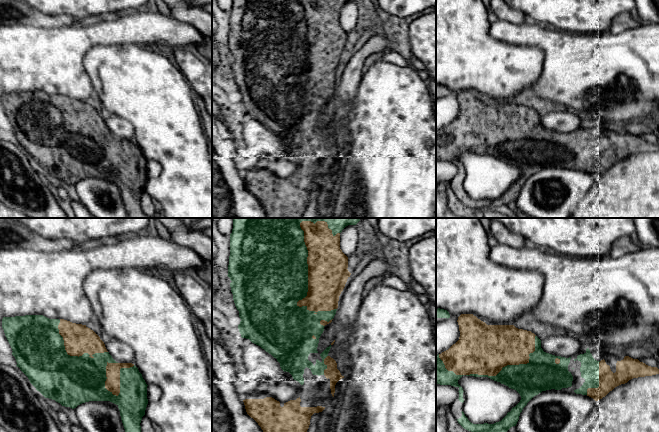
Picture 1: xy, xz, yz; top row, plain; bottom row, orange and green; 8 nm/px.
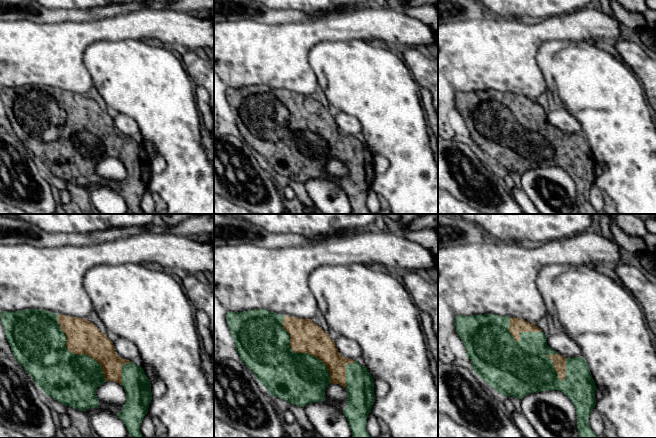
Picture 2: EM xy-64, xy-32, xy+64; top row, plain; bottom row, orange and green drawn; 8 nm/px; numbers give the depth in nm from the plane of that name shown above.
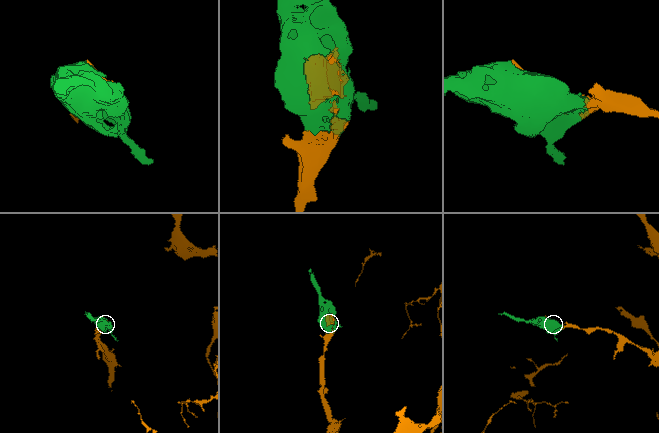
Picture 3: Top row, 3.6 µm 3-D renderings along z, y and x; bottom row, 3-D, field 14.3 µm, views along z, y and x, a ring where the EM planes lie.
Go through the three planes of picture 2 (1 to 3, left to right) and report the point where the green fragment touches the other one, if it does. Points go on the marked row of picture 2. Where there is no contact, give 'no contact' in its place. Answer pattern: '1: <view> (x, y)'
1: xy-64 (75, 353)
2: xy-32 (301, 352)
3: xy+64 (554, 368)

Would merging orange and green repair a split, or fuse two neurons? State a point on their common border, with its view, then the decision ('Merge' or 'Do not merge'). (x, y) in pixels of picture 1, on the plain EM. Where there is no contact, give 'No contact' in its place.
Touches orange at xz (308, 61). Merge

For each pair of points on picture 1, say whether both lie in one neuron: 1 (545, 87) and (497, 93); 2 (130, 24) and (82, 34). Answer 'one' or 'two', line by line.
1: two
2: one

